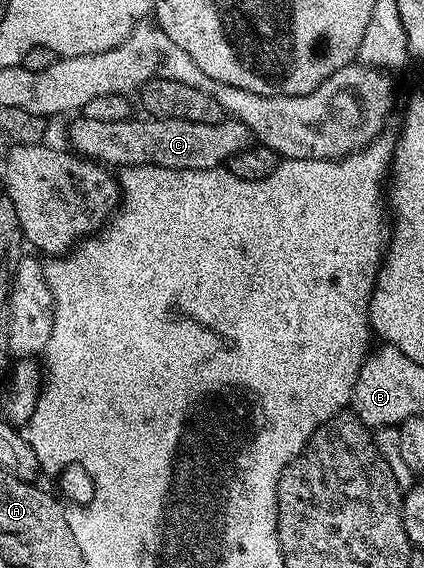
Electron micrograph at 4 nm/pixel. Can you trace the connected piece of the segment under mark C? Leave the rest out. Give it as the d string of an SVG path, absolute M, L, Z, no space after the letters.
M83 116L74 117L73 120L69 126L68 145L78 155L100 160L110 167L117 166L116 168L162 166L172 170L216 170L224 167L231 155L245 150L254 141L247 124L228 116L215 124L150 117L146 117L145 122L104 122L87 120Z

